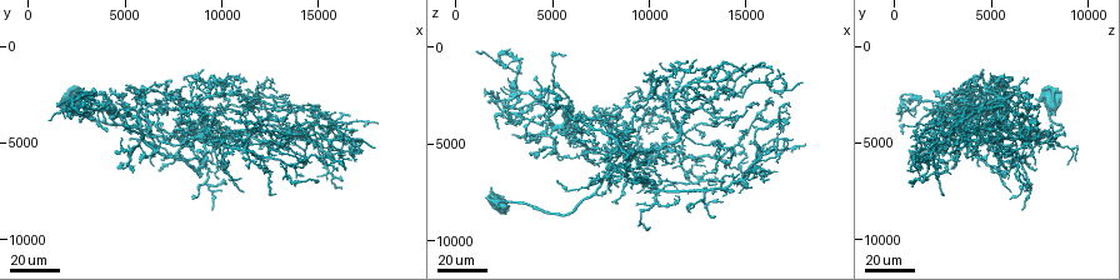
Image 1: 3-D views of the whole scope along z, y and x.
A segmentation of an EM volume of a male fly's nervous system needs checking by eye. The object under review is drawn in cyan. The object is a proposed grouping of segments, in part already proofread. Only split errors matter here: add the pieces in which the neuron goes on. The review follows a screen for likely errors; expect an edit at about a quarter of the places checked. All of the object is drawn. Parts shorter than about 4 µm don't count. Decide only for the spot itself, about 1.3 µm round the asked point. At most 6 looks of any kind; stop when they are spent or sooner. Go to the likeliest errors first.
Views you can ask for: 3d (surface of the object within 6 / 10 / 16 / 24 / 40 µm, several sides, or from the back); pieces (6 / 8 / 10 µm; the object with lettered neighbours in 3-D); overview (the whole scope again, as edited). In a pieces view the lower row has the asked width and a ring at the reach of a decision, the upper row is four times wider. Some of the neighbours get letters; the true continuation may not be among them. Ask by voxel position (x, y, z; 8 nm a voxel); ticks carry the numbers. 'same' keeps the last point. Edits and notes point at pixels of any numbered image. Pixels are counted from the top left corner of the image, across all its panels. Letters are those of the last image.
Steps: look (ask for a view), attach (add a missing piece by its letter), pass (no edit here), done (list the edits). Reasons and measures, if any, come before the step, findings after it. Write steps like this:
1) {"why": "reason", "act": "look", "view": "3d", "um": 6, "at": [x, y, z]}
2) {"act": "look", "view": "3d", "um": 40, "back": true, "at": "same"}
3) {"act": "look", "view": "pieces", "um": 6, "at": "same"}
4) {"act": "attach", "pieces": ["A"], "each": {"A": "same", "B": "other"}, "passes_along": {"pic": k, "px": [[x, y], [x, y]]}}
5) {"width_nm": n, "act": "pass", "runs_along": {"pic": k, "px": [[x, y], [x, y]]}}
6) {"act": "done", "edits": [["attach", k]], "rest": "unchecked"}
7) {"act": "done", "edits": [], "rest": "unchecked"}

{"why": "tapers out", "act": "look", "view": "3d", "um": 24, "at": [17200, 4800, 3600]}

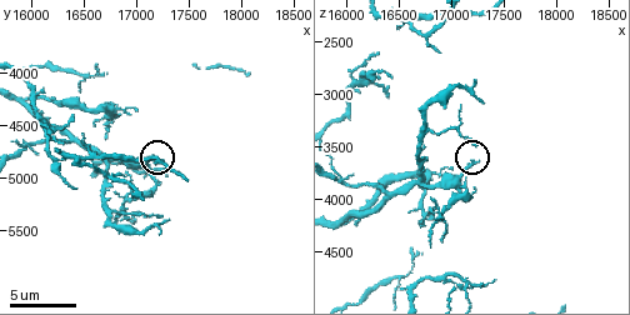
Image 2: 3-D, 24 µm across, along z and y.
{"act": "look", "view": "3d", "um": 6, "at": "same"}

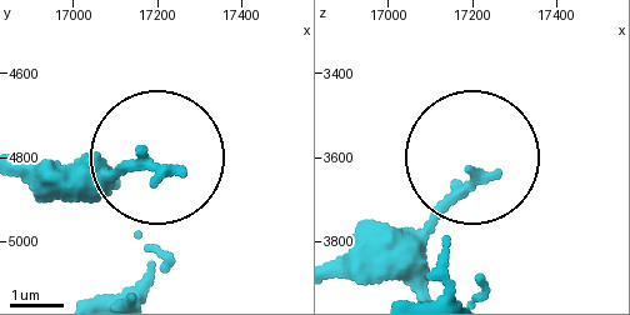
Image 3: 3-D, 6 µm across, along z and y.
{"why": "see the neighbours", "act": "look", "view": "pieces", "um": 10, "at": [17250, 4825, 3655]}

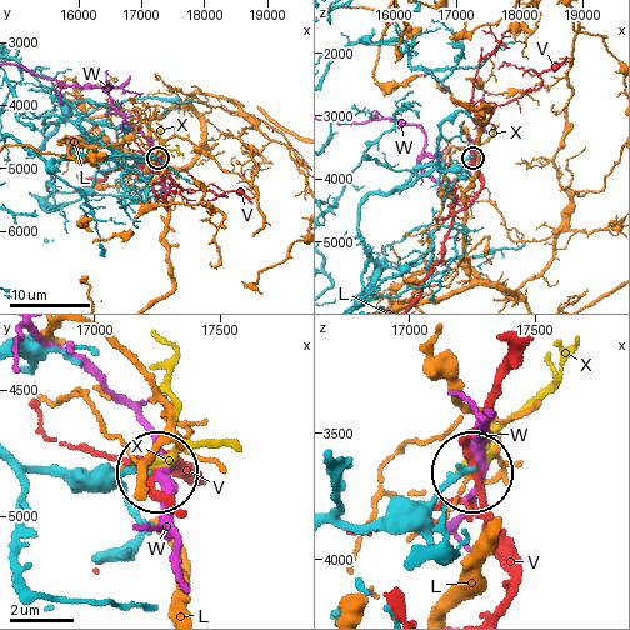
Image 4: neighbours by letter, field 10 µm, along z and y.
{"act": "pass", "each": {"L": "other", "V": "other", "W": "other", "X": "other"}, "runs_along": {"pic": 4, "px": [[359, 210], [370, 194], [455, 170], [471, 158]]}, "found": "no lettered piece goes on from it"}

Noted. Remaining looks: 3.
{"why": "end of a long branch", "act": "look", "view": "3d", "um": 40, "at": [2600, 3800, 1000]}

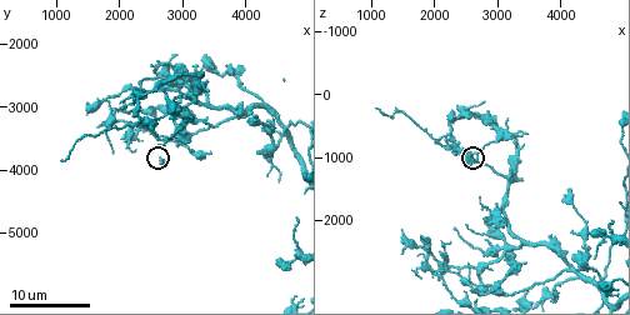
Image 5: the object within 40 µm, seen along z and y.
{"why": "see the neighbours", "act": "look", "view": "pieces", "um": 8, "at": [2700, 3600, 1050]}

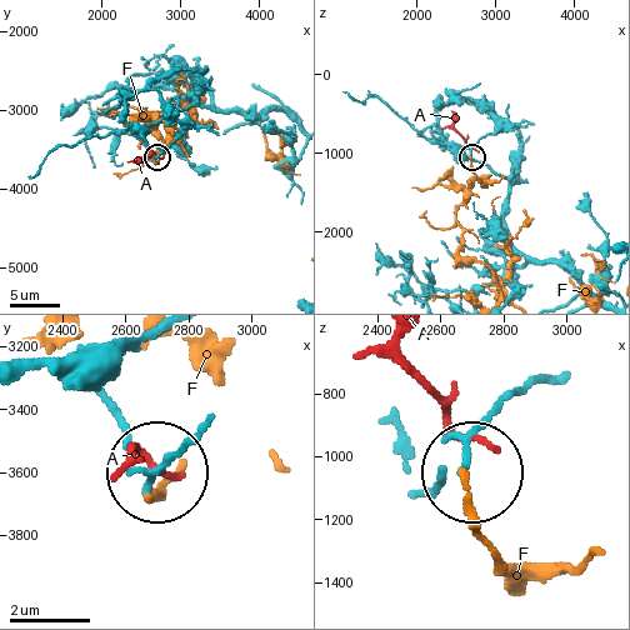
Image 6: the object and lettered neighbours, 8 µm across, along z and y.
{"act": "pass", "each": {"A": "other", "F": "other"}, "runs_along": {"pic": 6, "px": [[536, 374], [476, 425], [466, 461]]}, "found": "none of them fits"}

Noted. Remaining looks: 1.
{"act": "done", "edits": [], "rest": "unchecked"}

